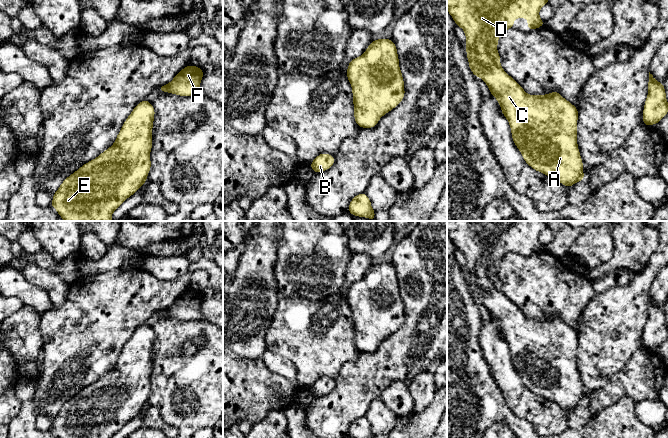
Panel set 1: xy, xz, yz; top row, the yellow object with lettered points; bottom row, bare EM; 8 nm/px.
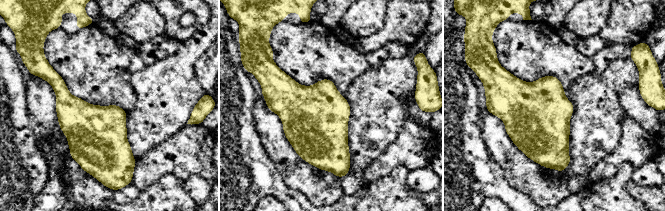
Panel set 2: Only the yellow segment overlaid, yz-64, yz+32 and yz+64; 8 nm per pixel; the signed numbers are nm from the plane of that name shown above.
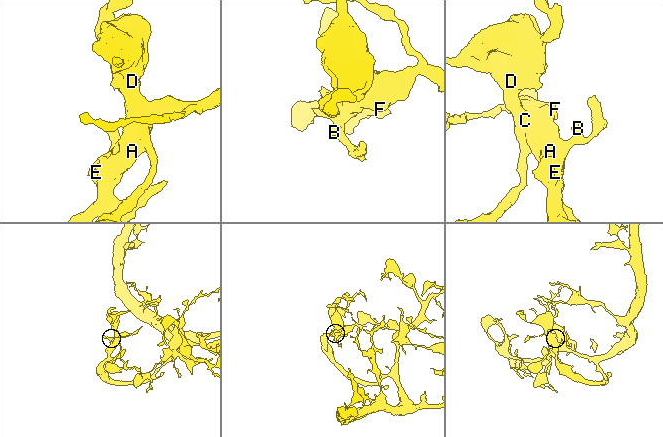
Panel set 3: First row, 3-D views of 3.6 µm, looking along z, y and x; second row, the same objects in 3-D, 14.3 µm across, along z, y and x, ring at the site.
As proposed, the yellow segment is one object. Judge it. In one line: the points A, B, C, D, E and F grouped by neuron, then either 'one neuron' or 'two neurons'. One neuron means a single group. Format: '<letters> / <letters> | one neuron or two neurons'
A B C D E F | one neuron

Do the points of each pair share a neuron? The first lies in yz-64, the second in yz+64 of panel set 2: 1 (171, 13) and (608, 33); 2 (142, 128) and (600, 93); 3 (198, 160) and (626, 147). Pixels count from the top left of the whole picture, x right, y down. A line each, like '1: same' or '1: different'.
1: same
2: same
3: same

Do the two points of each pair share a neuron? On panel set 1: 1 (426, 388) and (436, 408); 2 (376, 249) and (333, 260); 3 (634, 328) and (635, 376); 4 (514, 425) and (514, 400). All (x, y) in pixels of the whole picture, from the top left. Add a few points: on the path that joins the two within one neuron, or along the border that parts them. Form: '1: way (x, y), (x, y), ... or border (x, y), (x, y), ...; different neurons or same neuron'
1: border (436, 389), (434, 398), (423, 409), (413, 412); different neurons
2: border (344, 231), (347, 237), (347, 247), (353, 253); different neurons
3: border (642, 347), (631, 356), (620, 370); different neurons
4: border (503, 393), (507, 406), (533, 427); different neurons

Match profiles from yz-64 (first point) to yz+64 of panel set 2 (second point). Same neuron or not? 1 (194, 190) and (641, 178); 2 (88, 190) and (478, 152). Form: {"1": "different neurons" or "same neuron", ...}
{"1": "same neuron", "2": "different neurons"}

